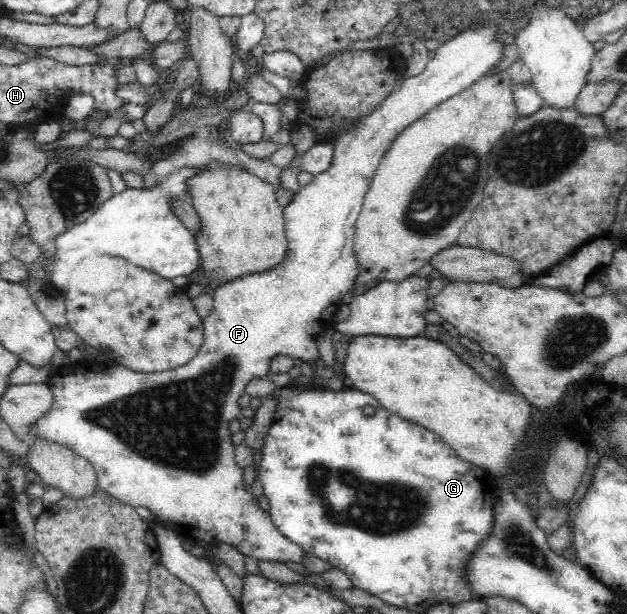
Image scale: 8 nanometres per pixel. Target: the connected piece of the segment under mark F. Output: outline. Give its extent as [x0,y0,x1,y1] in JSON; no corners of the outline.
[26,25,505,571]

